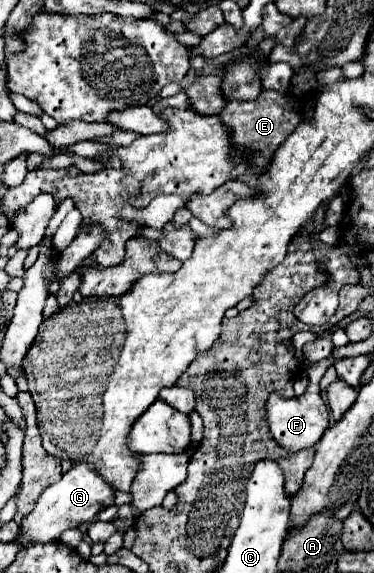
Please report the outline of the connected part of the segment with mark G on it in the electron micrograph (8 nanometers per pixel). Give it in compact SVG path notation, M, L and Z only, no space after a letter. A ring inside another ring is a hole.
M74 463L72 469L64 473L58 483L48 485L42 491L34 509L22 519L16 541L22 545L58 541L66 529L74 529L92 521L102 509L102 505L112 505L112 495L114 489L110 489L110 485L106 485L98 473L90 471L88 463Z

